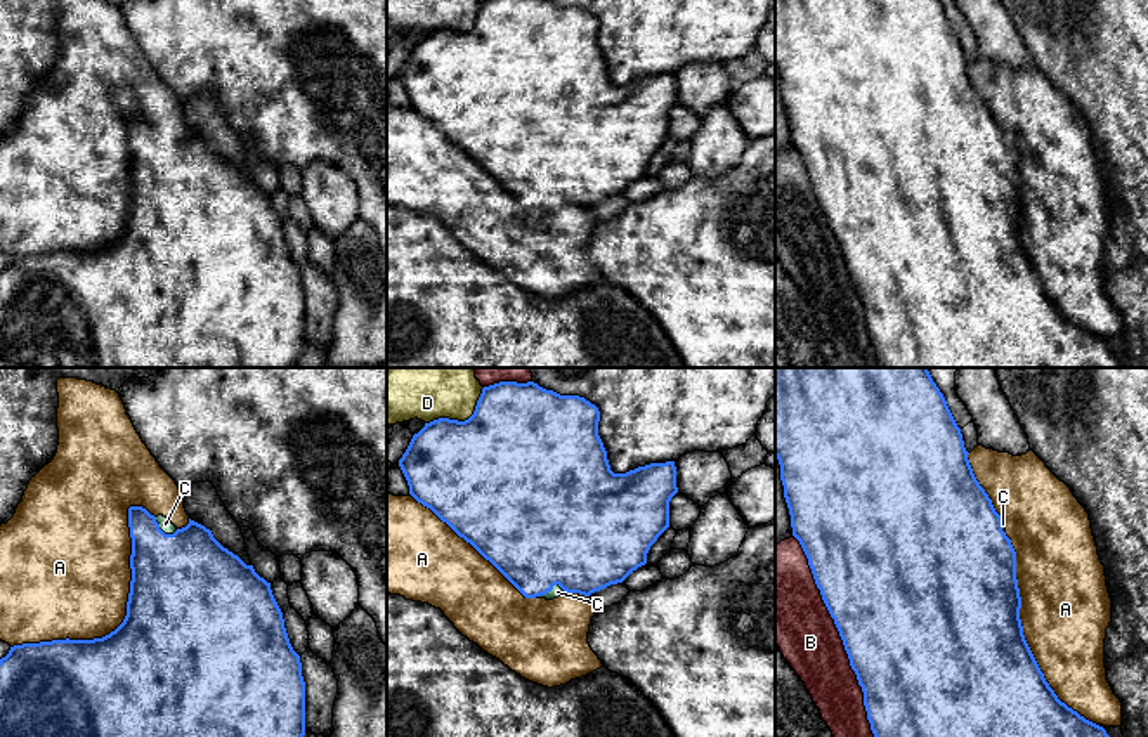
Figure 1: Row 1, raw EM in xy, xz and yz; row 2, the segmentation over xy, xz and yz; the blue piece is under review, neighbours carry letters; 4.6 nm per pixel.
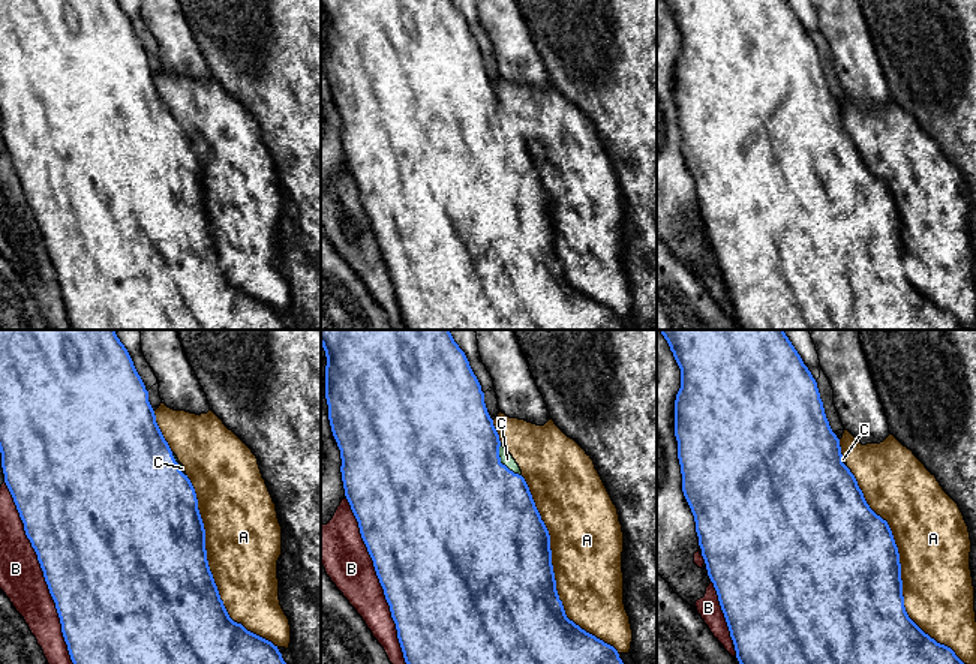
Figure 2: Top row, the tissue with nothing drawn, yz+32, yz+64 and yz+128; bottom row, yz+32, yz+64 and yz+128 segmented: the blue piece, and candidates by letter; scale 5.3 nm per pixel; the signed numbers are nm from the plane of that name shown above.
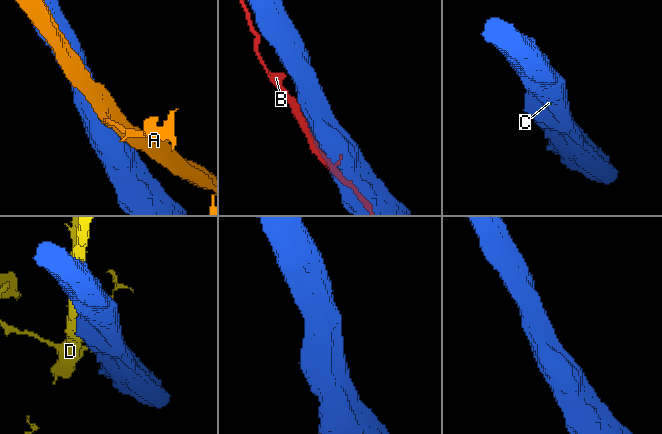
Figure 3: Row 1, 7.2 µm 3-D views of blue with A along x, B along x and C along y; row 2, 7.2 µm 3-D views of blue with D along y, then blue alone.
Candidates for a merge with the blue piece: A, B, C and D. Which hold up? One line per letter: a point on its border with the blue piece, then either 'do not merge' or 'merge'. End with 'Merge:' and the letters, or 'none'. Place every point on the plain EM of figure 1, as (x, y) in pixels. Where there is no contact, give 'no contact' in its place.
A: xy (127, 219) | do not merge
B: yz (843, 255) | do not merge
C: xz (550, 202) | do not merge
D: xz (460, 33) | do not merge
Merge: none

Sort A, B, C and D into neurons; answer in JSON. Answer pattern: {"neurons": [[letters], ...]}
{"neurons": [["A", "C"], ["B"], ["D"]]}

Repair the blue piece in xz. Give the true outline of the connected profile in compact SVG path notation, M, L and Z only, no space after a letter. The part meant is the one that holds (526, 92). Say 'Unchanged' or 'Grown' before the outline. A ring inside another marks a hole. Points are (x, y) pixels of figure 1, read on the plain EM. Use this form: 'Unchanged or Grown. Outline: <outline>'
Unchanged. Outline: M482 0L468 31L439 29L425 35L413 47L399 78L409 106L470 154L525 210L546 206L555 196L567 205L590 208L623 194L647 175L650 158L669 139L669 113L678 104L675 73L614 85L598 33L598 19L579 7L546 0Z

